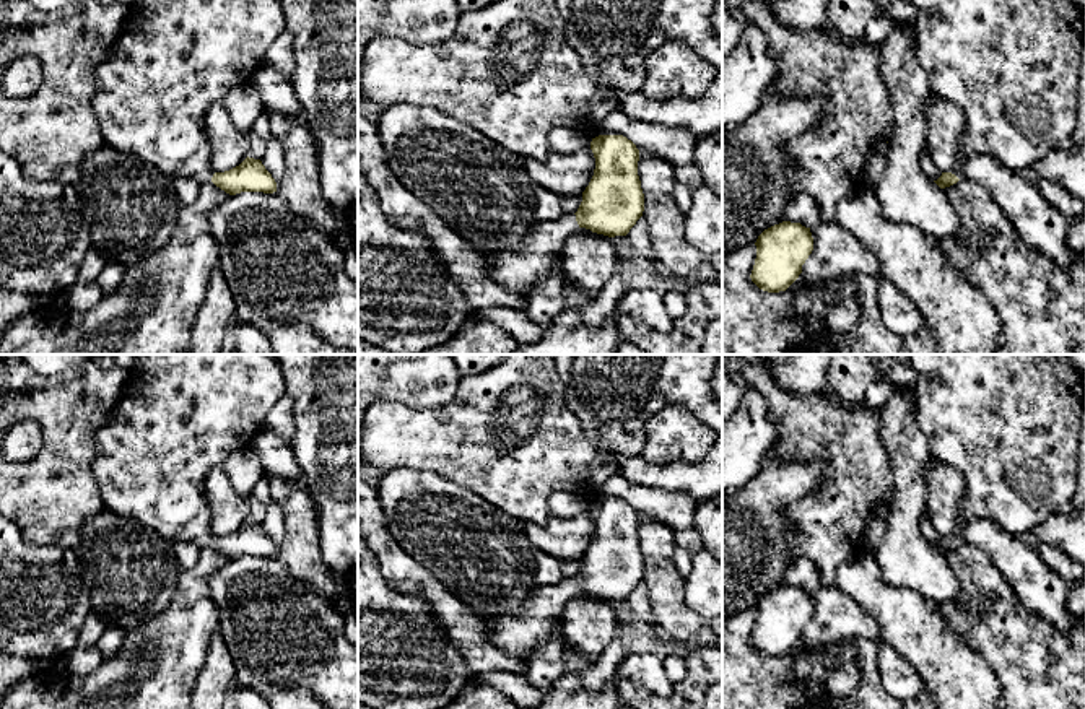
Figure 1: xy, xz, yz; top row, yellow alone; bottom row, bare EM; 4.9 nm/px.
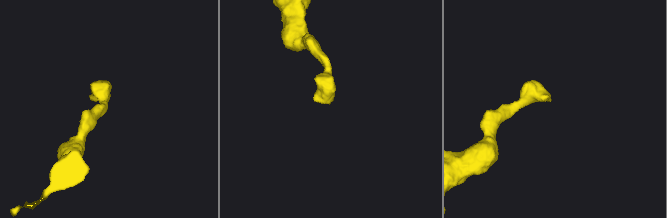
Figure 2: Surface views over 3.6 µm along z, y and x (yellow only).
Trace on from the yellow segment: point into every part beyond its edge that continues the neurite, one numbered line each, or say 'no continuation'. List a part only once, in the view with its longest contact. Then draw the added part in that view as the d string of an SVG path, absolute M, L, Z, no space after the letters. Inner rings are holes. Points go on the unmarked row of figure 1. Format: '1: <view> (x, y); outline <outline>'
1: xz (539, 617); outline M574 577L547 587L535 585L514 615L481 616L485 631L496 647L529 660L545 641L564 644L561 616L566 603L577 595ZM566 644L564 652L571 652Z

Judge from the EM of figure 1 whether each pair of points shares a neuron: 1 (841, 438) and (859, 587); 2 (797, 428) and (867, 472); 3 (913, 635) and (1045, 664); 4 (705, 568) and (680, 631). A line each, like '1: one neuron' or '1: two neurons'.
1: two neurons
2: one neuron
3: two neurons
4: two neurons

